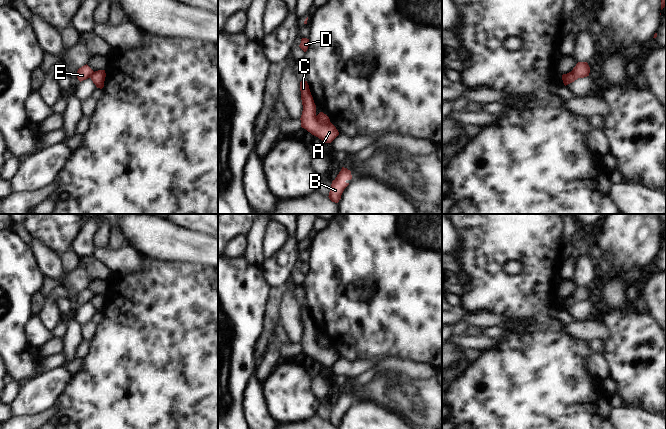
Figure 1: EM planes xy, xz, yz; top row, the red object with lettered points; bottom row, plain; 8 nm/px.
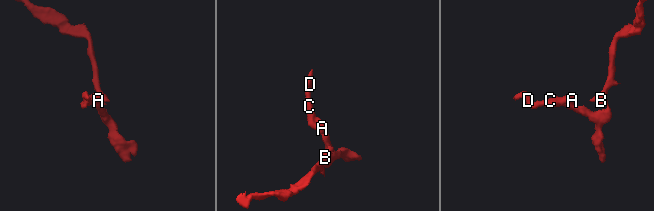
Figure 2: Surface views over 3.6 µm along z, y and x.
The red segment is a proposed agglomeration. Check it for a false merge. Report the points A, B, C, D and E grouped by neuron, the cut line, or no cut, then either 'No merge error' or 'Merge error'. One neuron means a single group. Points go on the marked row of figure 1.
Groups: A C D E / B. Split along xz (315, 116), (319, 123), (330, 123). Merge error

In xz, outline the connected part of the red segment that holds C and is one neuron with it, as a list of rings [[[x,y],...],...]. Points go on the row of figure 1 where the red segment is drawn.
[[[307,81],[300,82],[301,100],[303,111],[301,115],[301,127],[325,143],[331,143],[339,132],[332,124],[319,124],[316,119],[316,105],[311,95]]]

